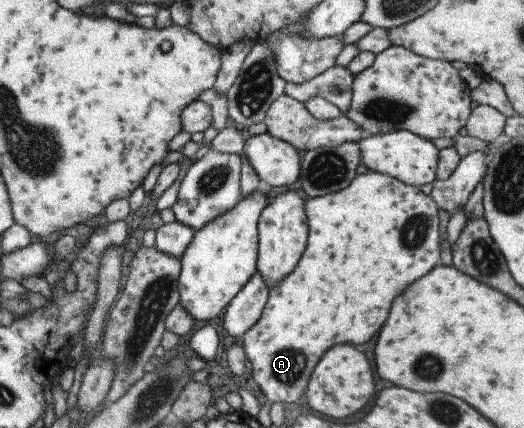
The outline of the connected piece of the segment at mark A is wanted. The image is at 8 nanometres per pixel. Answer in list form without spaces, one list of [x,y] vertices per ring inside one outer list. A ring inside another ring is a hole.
[[[370,171],[363,175],[355,175],[349,185],[336,193],[324,194],[315,198],[308,198],[305,201],[305,215],[307,215],[307,241],[299,261],[289,275],[285,275],[279,283],[275,283],[268,291],[268,297],[259,315],[259,319],[241,335],[241,346],[246,356],[247,374],[261,390],[263,397],[267,399],[267,403],[300,403],[303,400],[303,393],[307,387],[307,381],[319,362],[324,352],[337,343],[347,343],[348,345],[363,345],[367,343],[377,329],[381,327],[383,321],[387,318],[391,301],[415,279],[423,277],[425,273],[429,273],[436,264],[439,263],[439,221],[436,204],[431,200],[430,196],[423,195],[416,186],[406,185],[401,181],[388,177],[387,175]]]

